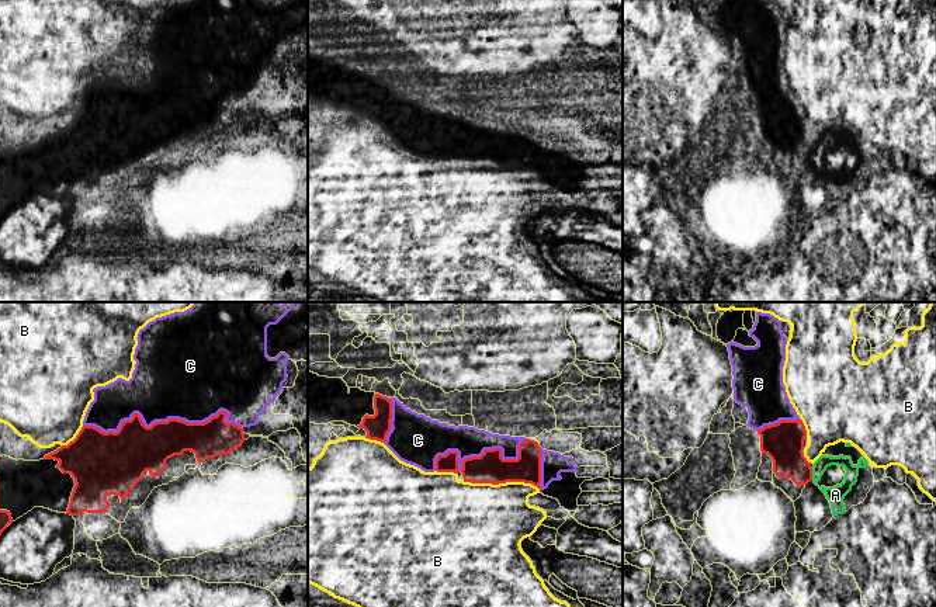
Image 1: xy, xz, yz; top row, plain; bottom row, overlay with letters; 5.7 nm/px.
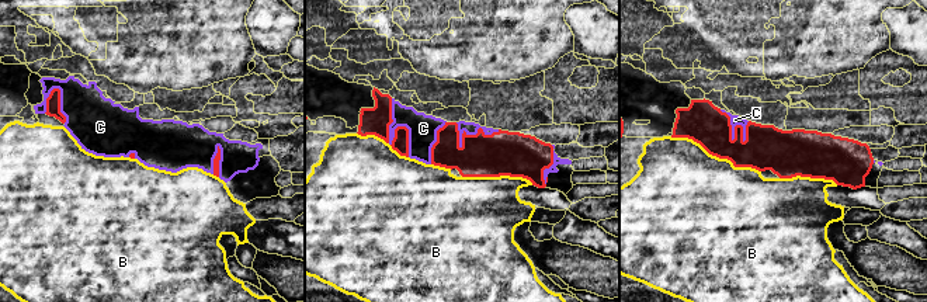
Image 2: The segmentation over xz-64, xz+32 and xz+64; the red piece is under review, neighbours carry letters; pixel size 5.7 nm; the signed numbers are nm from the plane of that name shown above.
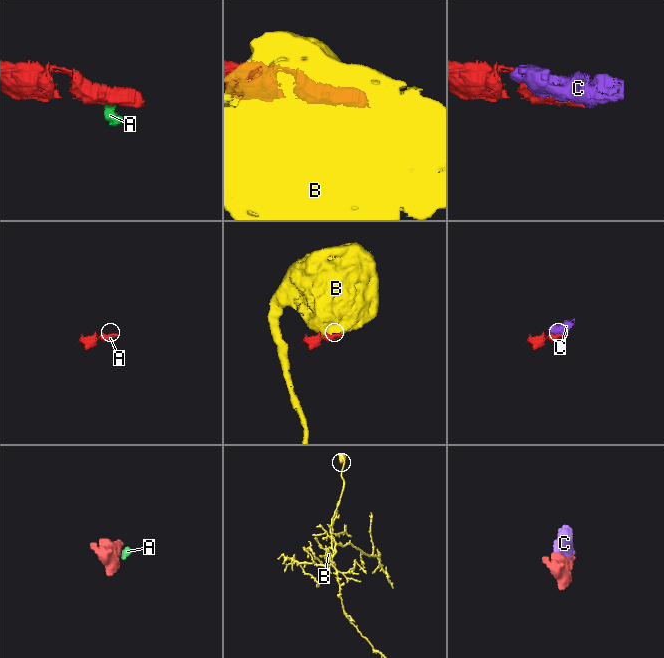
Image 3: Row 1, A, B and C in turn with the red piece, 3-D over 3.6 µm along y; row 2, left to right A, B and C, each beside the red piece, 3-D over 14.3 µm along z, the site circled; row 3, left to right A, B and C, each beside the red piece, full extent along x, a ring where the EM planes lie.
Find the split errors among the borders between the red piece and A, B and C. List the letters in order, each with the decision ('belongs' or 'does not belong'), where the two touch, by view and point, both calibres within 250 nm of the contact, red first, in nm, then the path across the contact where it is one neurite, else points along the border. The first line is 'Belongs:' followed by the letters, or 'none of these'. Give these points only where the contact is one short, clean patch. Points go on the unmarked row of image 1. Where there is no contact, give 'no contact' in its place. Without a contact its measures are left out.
Belongs: C
A: does not belong; contact yz (811, 159); calibres 220 and 100 nm; border yz (811, 153), (813, 165)
B: does not belong; contact xz (502, 167); calibres 180 and 460 nm
C: belongs; contact xy (165, 107); calibres 280 and 440 nm

